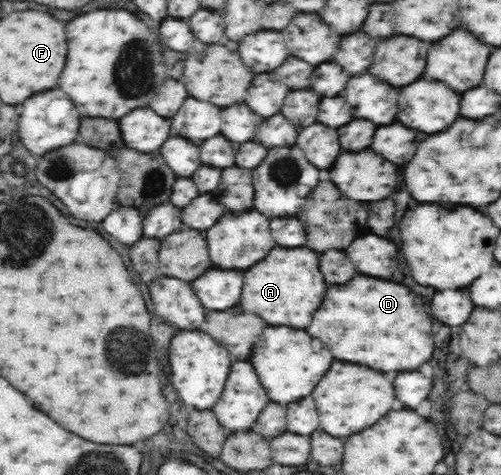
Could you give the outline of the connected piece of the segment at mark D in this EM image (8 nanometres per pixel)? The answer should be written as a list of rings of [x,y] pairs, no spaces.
[[[356,276],[346,284],[330,286],[322,306],[314,312],[314,320],[308,328],[314,338],[320,338],[324,346],[334,354],[336,360],[366,364],[380,372],[404,372],[416,370],[420,364],[428,362],[434,354],[434,340],[432,340],[432,322],[430,316],[424,312],[420,296],[412,294],[408,286]]]

